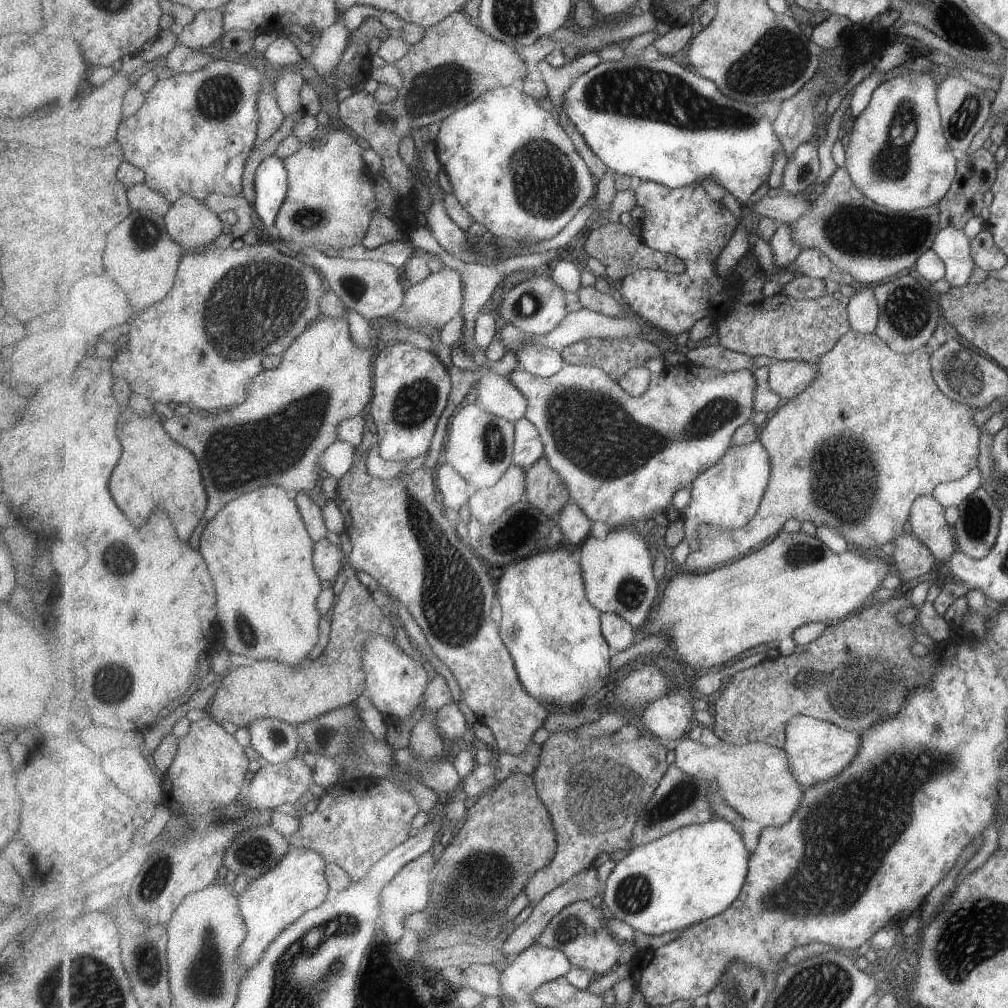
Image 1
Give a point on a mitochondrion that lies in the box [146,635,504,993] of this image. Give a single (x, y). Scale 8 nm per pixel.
(257, 846)

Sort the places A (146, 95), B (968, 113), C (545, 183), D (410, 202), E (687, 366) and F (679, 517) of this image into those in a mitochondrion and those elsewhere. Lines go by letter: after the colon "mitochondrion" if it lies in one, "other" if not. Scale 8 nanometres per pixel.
A: other
B: mitochondrion
C: mitochondrion
D: other
E: other
F: other

